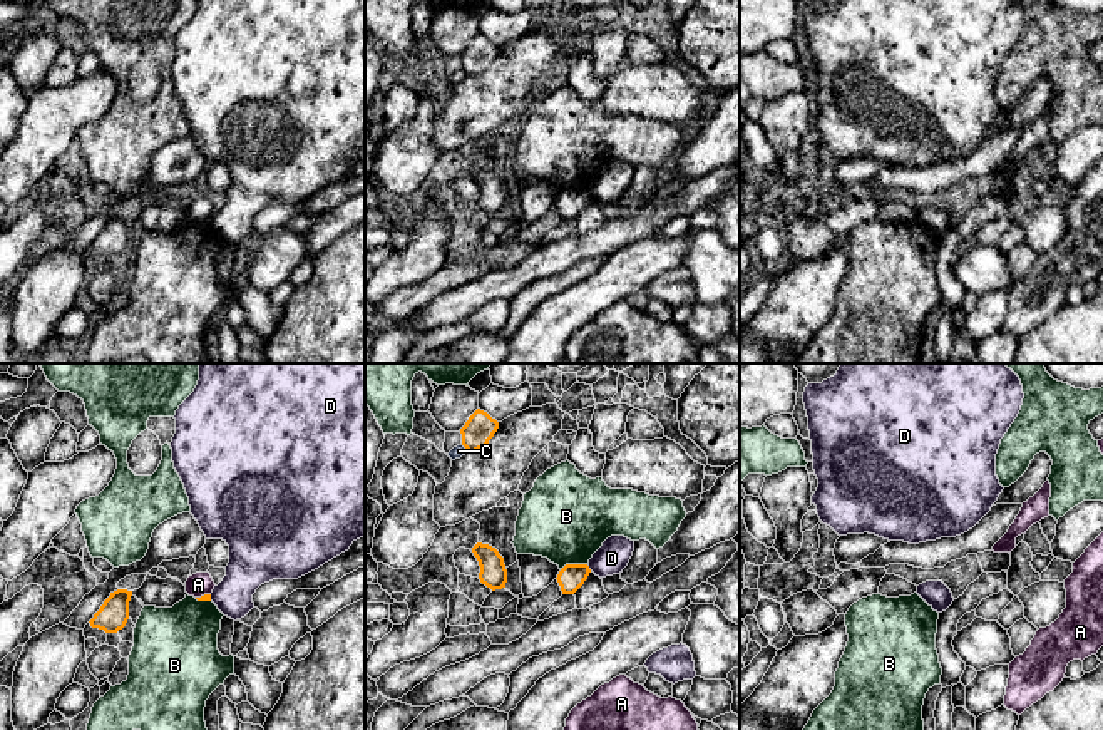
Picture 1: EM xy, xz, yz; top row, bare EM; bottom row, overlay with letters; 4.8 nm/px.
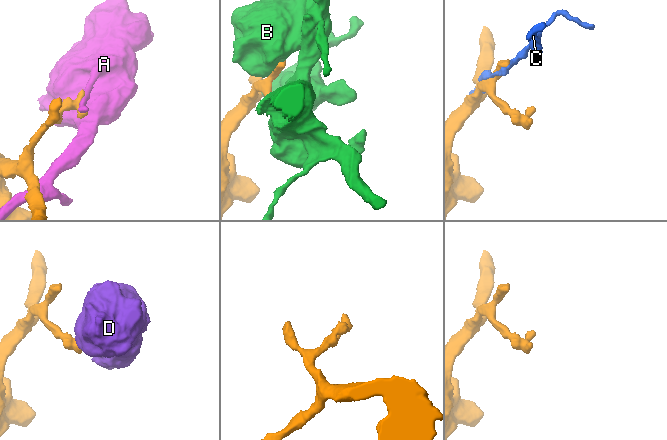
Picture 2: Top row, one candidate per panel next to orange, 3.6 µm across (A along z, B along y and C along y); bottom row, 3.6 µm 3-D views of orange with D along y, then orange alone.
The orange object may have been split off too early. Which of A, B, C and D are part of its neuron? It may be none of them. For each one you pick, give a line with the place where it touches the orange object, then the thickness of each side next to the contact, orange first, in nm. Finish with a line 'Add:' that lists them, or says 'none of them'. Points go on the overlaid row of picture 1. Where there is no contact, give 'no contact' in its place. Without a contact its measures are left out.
Add: none of them

